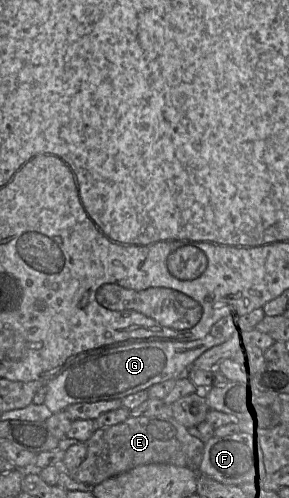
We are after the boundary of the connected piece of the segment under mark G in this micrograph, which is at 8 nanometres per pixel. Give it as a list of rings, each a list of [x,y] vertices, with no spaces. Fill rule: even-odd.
[[[166,339],[134,340],[87,351],[78,355],[70,366],[44,384],[44,405],[56,413],[76,403],[123,399],[147,390],[154,384],[181,377],[205,351],[227,339],[173,341]]]

